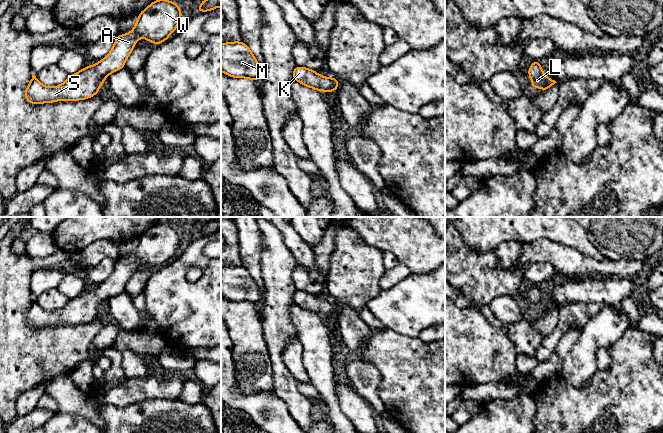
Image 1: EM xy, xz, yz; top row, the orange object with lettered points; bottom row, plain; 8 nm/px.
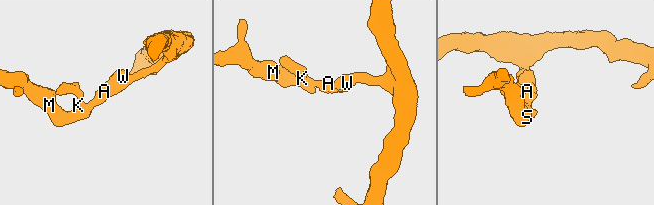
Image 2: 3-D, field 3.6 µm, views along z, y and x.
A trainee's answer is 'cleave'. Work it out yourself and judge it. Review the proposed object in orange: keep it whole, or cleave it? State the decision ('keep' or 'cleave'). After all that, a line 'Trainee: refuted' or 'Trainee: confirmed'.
keep
Trainee: refuted

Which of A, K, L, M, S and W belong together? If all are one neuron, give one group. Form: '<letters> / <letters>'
A K L M S W

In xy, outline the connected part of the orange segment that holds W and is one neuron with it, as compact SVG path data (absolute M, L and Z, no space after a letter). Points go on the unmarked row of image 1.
M158 223L138 238L138 245L130 257L116 260L109 278L96 289L69 300L61 309L46 311L32 298L25 314L25 322L31 328L76 325L91 322L98 318L106 301L125 290L138 262L145 262L158 269L168 263L177 252L182 236L177 227Z

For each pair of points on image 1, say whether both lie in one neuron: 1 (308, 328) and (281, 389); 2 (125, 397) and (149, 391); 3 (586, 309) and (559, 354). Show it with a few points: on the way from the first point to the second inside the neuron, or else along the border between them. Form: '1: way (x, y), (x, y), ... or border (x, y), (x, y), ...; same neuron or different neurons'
1: border (290, 316), (291, 323), (297, 330), (298, 338); different neurons
2: way (131, 391), (143, 391); same neuron
3: border (581, 328), (569, 329), (562, 335), (558, 344); different neurons

